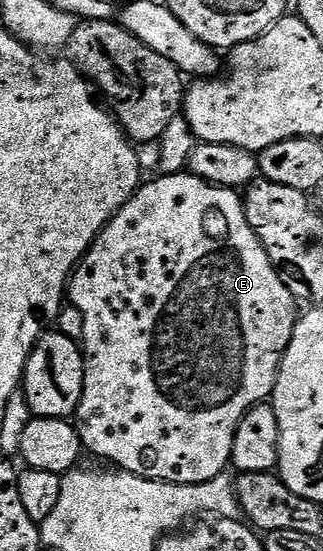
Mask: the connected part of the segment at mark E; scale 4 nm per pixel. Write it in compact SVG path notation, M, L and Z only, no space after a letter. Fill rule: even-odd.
M182 172L157 176L154 182L146 181L119 208L119 212L99 232L91 248L78 262L67 287L67 298L83 312L83 353L85 355L85 379L83 396L77 406L75 425L81 445L97 458L114 462L118 471L150 478L156 482L174 482L194 486L222 477L225 466L230 465L235 444L235 432L243 416L253 406L262 405L272 395L277 382L277 370L281 357L289 346L294 328L297 327L298 299L285 287L285 281L271 264L263 244L255 236L251 224L247 224L245 203L236 190L213 186L194 174Z

